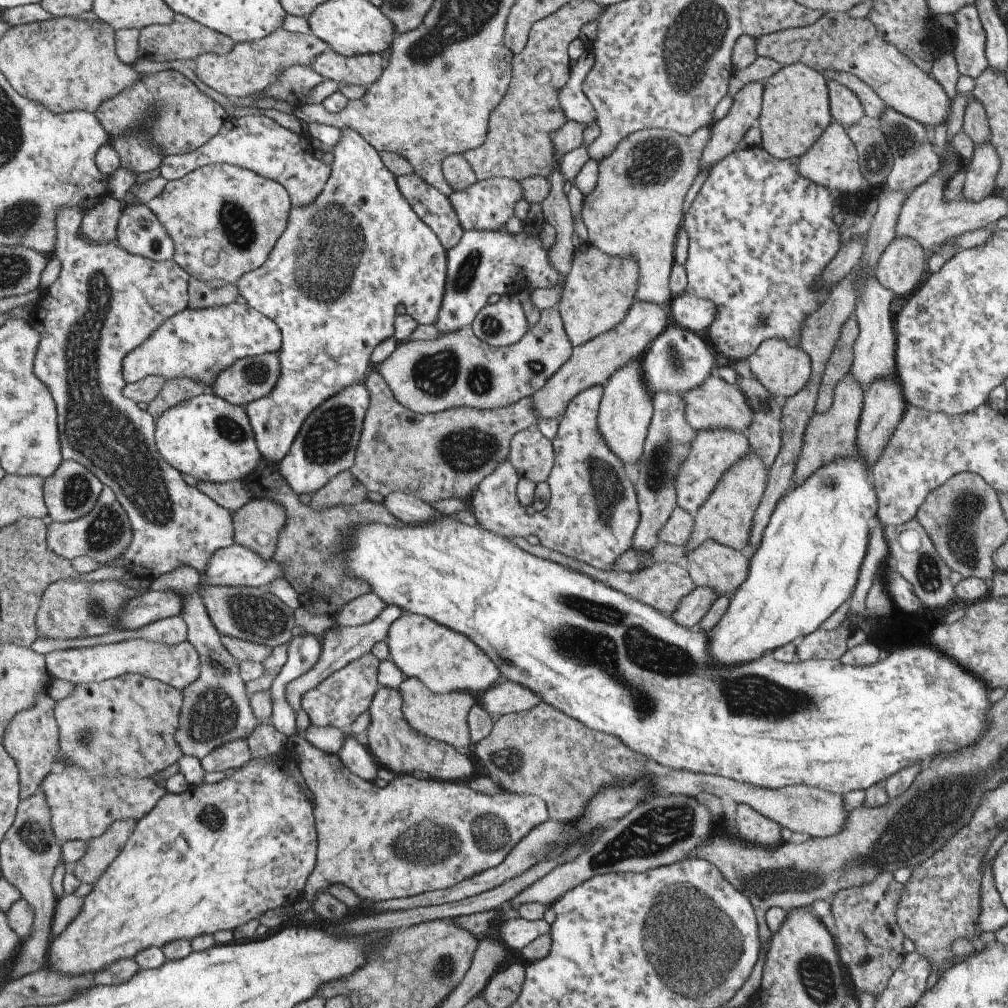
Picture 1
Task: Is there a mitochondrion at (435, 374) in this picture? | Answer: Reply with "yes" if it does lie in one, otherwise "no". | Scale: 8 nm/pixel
yes

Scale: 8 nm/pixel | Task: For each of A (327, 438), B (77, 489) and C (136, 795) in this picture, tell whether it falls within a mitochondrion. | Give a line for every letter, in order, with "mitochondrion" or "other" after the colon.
A: mitochondrion
B: mitochondrion
C: other

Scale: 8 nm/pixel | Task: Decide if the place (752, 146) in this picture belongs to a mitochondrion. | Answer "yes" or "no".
no

